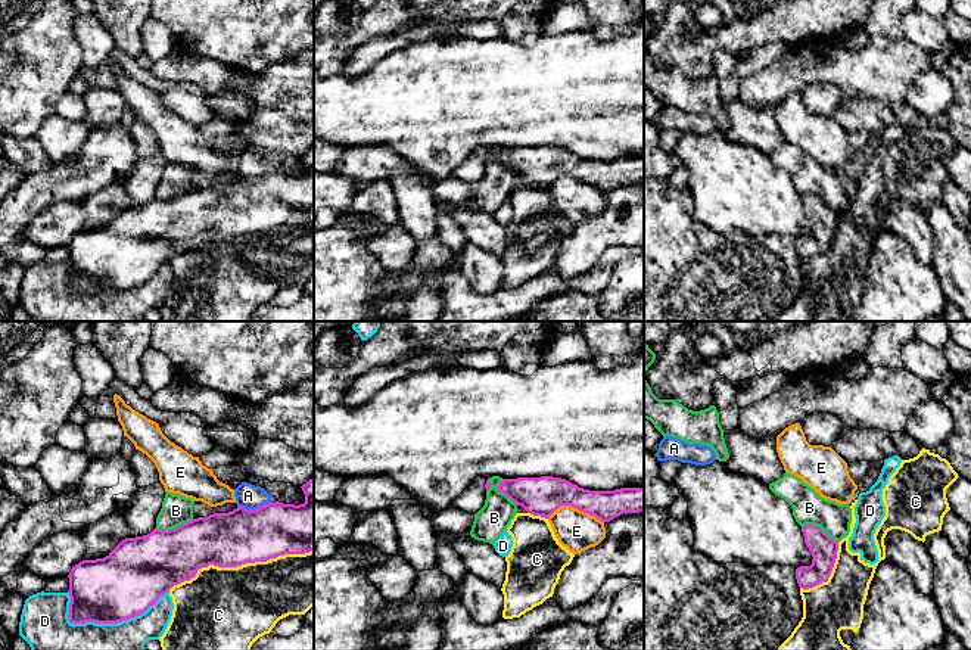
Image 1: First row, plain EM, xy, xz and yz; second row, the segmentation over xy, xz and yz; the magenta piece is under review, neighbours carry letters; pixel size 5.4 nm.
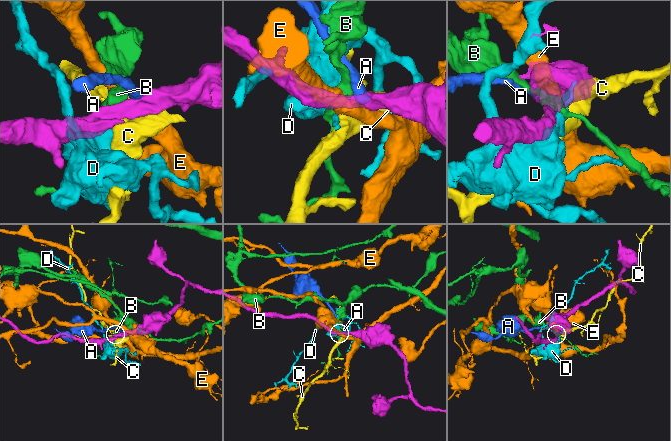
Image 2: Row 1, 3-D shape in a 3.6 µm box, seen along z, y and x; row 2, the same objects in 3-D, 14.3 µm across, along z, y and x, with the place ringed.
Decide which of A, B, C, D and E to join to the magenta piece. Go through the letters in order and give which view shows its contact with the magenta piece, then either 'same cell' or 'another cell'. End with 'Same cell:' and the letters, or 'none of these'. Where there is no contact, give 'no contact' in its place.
A: xy | another cell
B: xy | another cell
C: xy | another cell
D: xy | another cell
E: xz | another cell
Same cell: none of these

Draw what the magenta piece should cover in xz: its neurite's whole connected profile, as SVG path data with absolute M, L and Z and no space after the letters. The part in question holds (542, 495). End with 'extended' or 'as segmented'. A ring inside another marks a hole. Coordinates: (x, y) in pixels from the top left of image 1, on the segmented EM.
M553 476L504 479L497 489L527 513L548 519L560 506L572 506L610 522L623 513L644 511L644 488L589 491Z | as segmented

